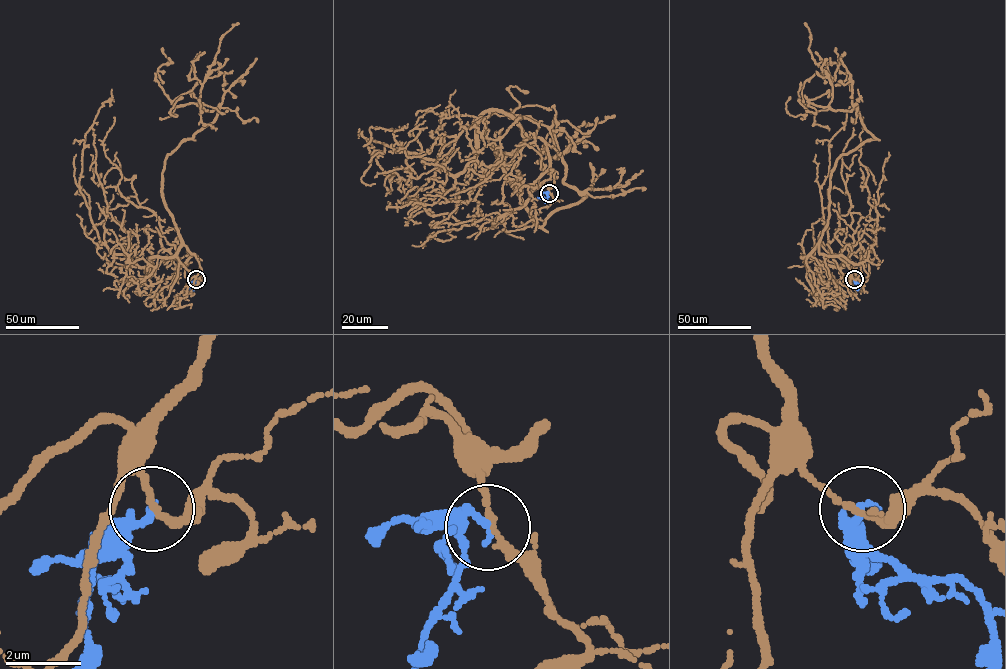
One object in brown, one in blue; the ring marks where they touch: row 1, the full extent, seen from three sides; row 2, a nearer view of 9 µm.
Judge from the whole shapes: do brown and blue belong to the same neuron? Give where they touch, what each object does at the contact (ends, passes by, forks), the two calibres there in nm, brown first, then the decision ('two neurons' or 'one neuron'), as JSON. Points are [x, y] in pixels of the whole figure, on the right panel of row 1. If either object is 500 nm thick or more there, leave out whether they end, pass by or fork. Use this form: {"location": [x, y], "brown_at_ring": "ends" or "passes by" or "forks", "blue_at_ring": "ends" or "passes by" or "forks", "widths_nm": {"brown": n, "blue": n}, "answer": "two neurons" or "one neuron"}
{"location": [854, 279], "brown_at_ring": "passes by", "blue_at_ring": "ends", "widths_nm": {"brown": 160, "blue": 280}, "answer": "two neurons"}

